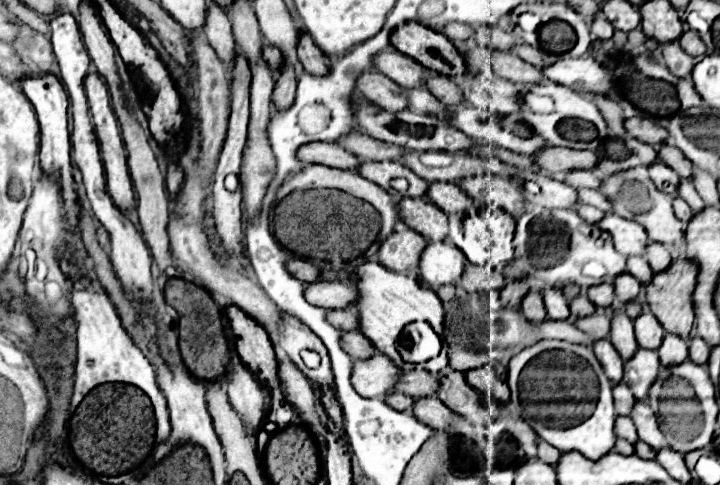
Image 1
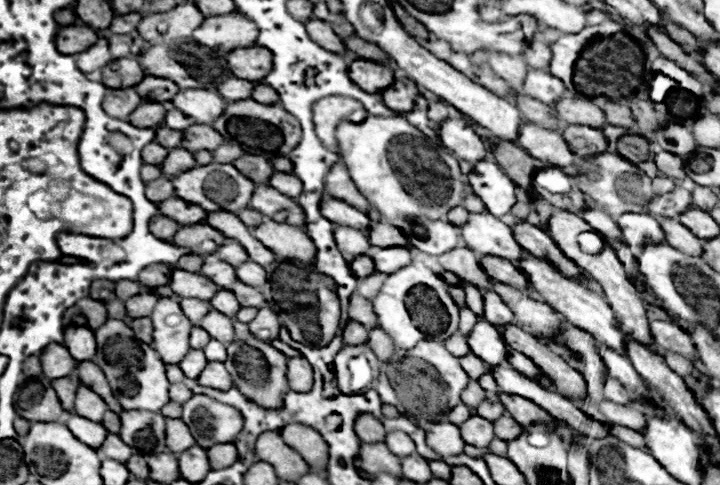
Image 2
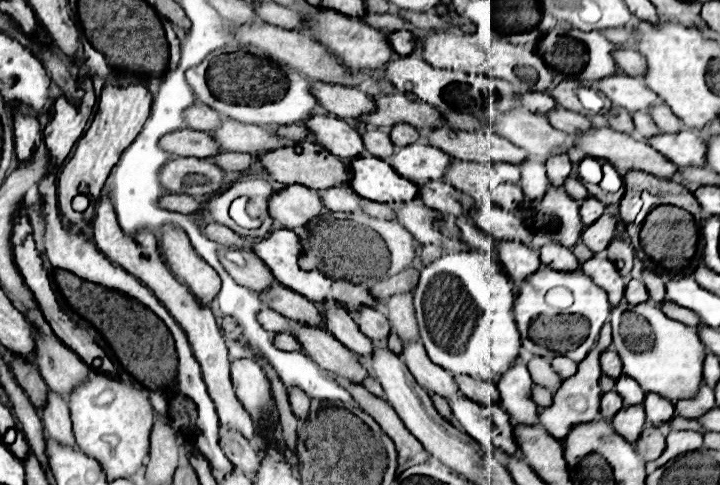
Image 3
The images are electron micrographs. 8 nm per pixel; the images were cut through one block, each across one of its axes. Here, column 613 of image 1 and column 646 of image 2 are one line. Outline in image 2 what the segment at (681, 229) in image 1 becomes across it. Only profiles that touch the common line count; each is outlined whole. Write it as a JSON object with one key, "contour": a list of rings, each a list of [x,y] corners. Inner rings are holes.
{"contour":[[[602,152],[590,160],[584,160],[580,164],[574,164],[576,172],[584,172],[584,176],[578,176],[578,188],[588,194],[592,200],[596,200],[610,216],[622,214],[622,212],[642,212],[648,204],[648,198],[652,198],[652,180],[636,168],[632,162],[622,158],[620,154]]]}

